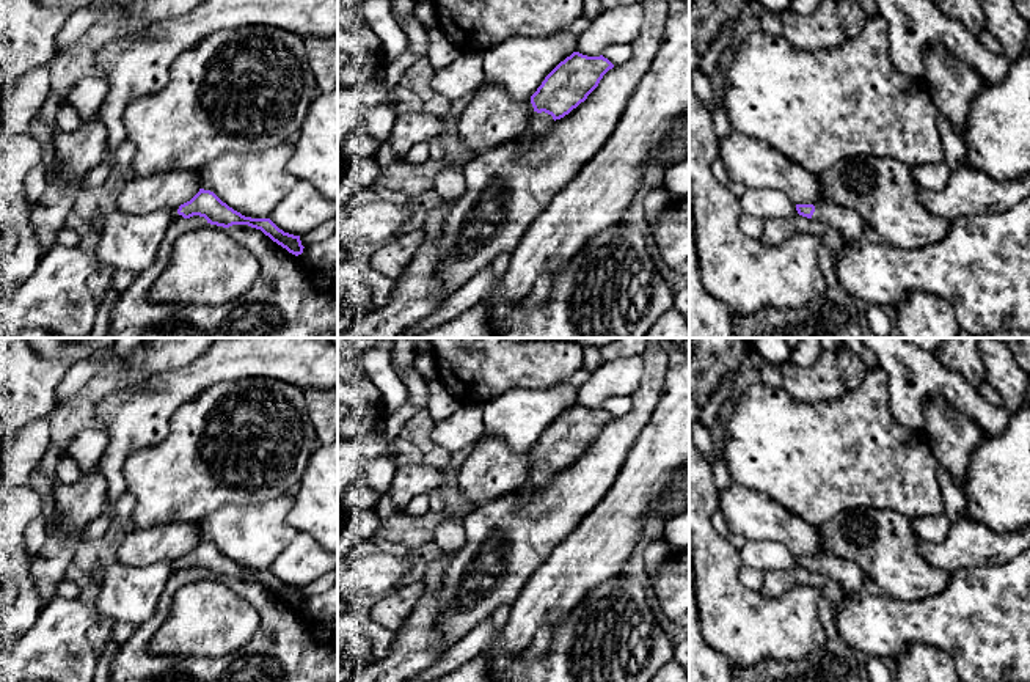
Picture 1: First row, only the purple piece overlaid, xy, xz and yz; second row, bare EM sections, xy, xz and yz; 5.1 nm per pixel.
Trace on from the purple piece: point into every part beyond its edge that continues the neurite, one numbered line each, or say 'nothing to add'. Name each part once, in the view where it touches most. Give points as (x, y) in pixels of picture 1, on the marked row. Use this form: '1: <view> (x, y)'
1: xz (539, 123)

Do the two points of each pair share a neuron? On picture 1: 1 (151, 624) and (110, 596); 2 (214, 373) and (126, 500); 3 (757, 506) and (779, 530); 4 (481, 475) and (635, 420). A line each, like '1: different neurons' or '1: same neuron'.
1: different neurons
2: different neurons
3: same neuron
4: different neurons

